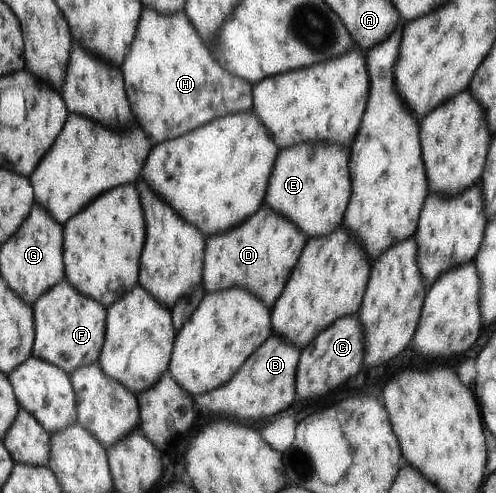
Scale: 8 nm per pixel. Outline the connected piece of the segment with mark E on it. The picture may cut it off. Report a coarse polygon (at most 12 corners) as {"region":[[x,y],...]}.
{"region":[[282,149],[266,203],[306,235],[338,227],[350,149]]}

